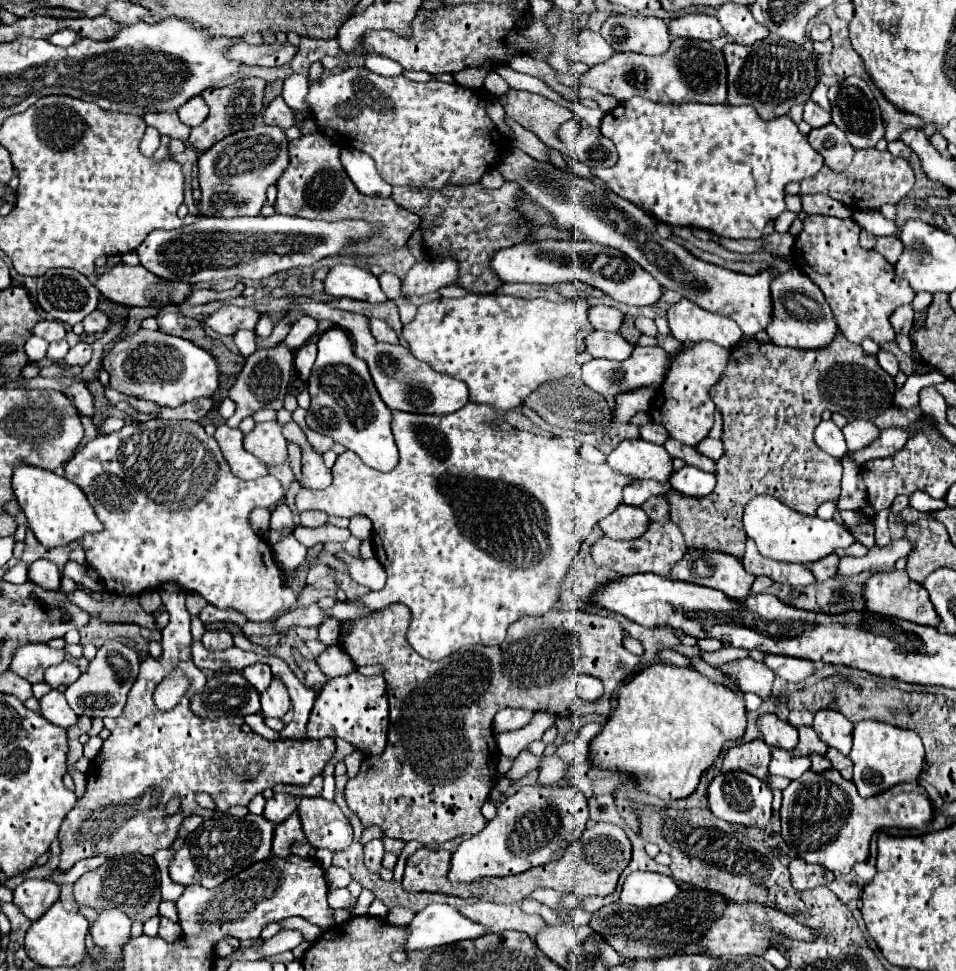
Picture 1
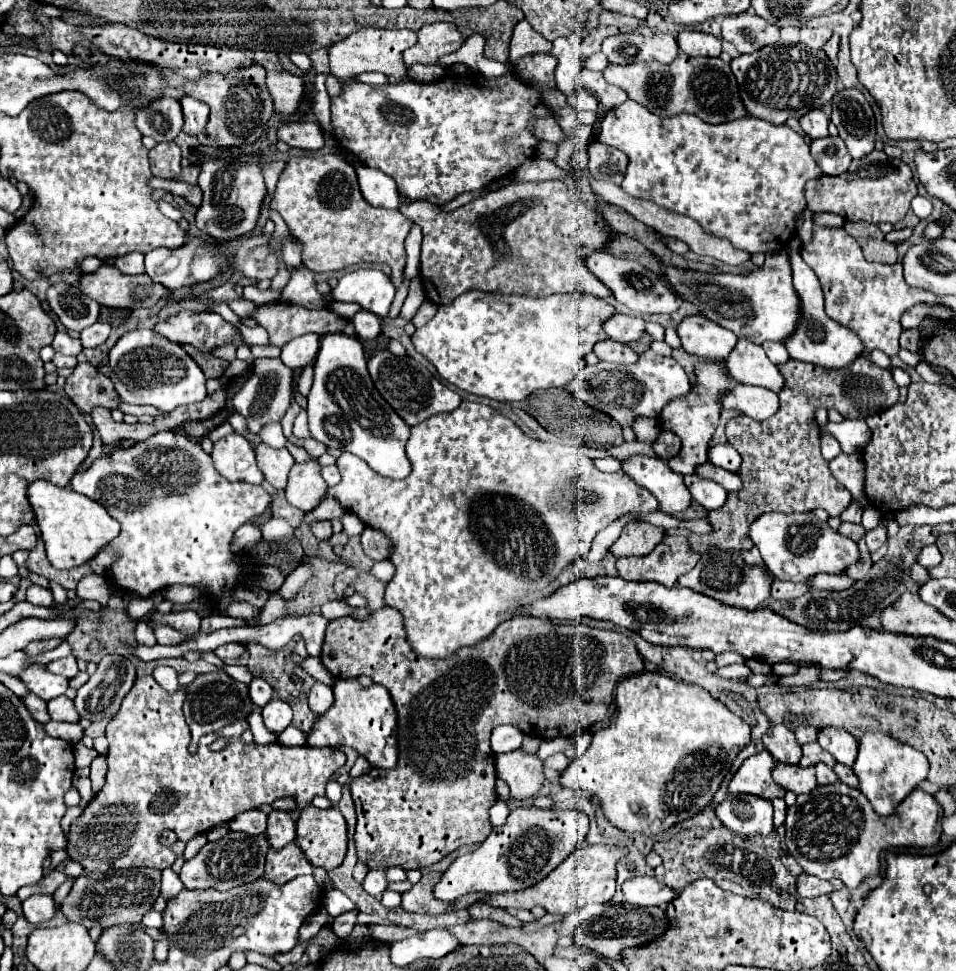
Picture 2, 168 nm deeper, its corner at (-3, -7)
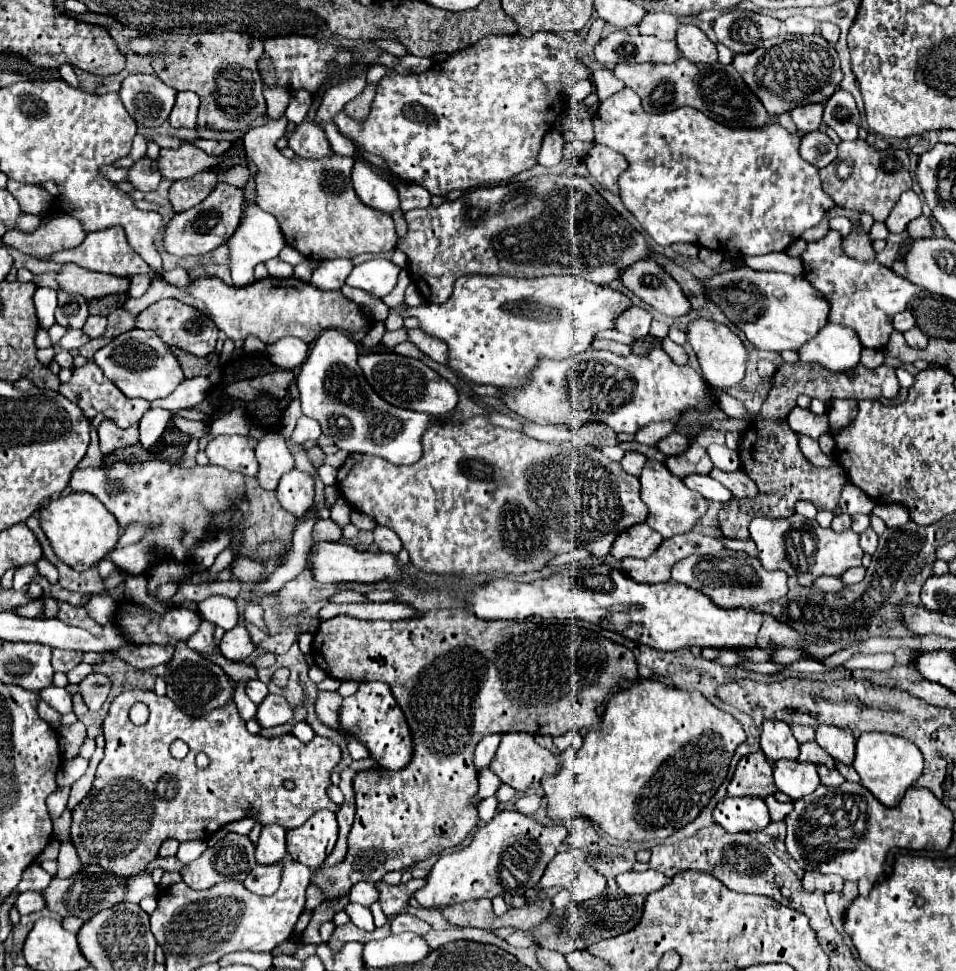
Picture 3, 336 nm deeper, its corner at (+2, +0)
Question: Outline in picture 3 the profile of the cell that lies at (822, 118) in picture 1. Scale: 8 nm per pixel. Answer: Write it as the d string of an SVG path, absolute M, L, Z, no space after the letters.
M806 104L806 106L794 108L790 114L792 114L792 120L798 126L798 130L806 134L806 132L814 132L822 126L822 110L824 110L822 104Z

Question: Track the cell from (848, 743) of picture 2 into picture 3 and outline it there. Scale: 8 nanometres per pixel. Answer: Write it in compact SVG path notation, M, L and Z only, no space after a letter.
M818 726L816 728L816 742L836 760L846 766L854 762L854 748L856 740L848 730L834 728L834 726Z

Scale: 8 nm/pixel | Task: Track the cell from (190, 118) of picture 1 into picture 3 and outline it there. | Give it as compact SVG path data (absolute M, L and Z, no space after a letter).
M178 92L176 104L170 114L170 124L174 128L196 128L196 118L198 118L198 94L194 92Z

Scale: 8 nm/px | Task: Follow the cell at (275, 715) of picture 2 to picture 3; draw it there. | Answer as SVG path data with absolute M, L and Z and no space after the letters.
M268 694L262 700L262 704L258 706L256 720L260 722L262 728L274 728L274 726L292 722L292 708L290 708L290 704L286 702L284 696Z

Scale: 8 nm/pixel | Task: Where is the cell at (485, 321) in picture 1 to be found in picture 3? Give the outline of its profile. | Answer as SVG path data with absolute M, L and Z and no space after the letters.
M462 276L448 302L444 304L420 304L406 308L406 316L416 316L422 330L448 344L448 368L458 370L466 380L474 384L492 384L496 388L518 388L526 382L536 360L546 358L570 358L590 348L594 336L602 330L614 328L614 318L628 310L632 300L610 286L598 286L580 276L542 276L532 280L520 280L510 276Z

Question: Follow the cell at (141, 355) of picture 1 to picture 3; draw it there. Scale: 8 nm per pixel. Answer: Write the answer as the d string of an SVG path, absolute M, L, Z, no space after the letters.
M134 328L126 334L120 334L94 354L94 362L102 368L106 378L110 378L130 398L144 398L150 402L156 398L166 398L184 380L184 372L176 356L150 330Z

